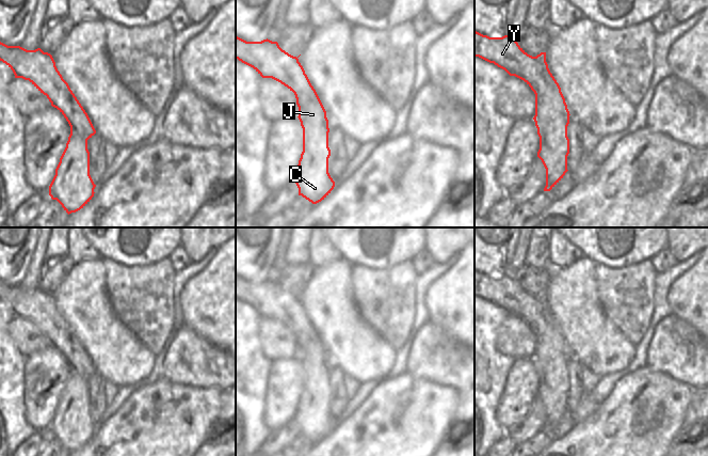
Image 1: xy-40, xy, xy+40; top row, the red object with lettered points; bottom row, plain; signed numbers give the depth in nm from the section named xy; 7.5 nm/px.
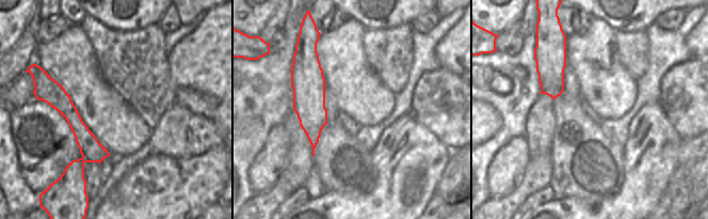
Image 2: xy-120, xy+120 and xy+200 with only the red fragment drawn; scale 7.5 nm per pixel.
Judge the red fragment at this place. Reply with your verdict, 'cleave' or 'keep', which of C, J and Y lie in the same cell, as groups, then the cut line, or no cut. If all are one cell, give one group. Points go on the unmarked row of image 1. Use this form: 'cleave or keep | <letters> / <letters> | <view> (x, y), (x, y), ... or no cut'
cleave | C J / Y | xy+40 (535, 296), (543, 308), (543, 315), (540, 324), (533, 330)

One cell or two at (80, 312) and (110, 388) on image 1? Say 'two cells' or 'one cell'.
two cells

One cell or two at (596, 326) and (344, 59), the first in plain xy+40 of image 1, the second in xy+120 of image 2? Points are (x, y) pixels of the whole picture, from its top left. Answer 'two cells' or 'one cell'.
one cell

